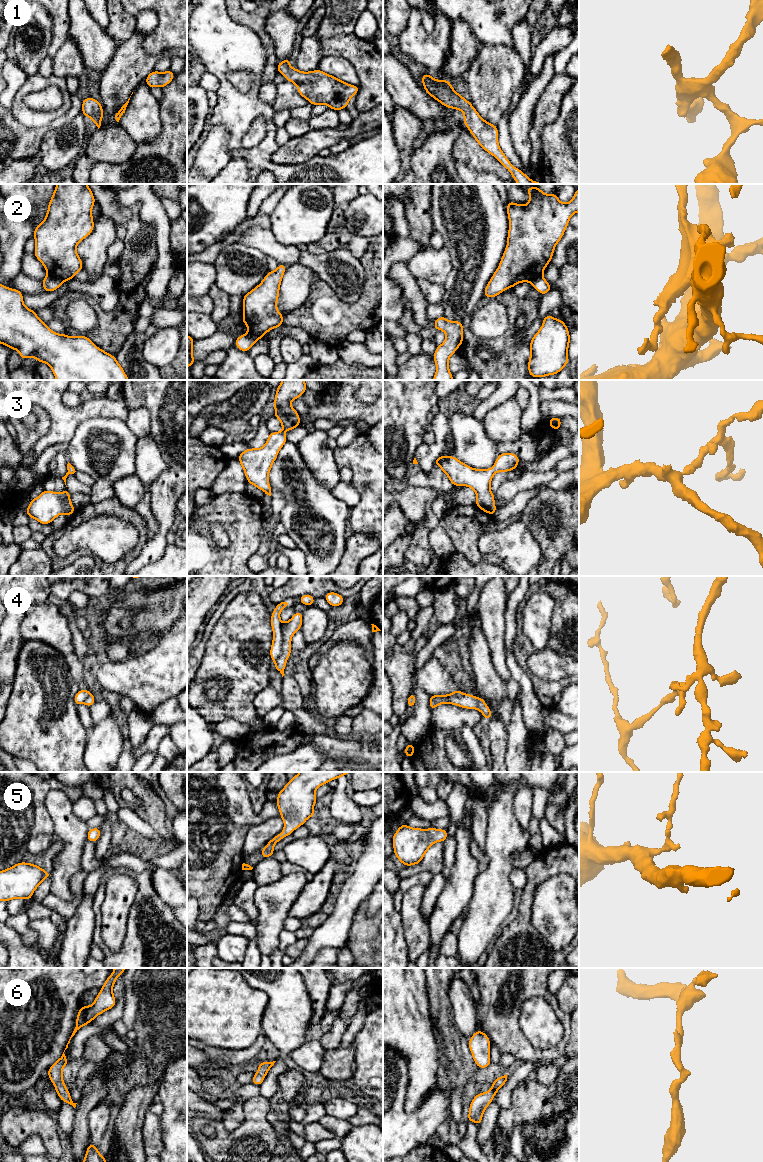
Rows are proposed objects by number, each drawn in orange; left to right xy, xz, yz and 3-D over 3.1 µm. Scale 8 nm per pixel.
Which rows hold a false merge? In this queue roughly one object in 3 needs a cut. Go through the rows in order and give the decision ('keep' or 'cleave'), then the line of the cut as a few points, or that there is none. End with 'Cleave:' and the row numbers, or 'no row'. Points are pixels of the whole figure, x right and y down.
1: keep; no cut
2: cleave; cut in xy along (48, 274), (62, 282)
3: keep; no cut
4: cleave; cut in xz along (283, 623), (282, 653), (274, 661)
5: keep; no cut
6: keep; no cut
Cleave: 2, 4

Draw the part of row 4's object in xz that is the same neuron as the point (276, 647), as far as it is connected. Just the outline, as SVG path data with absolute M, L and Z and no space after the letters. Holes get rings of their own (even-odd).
M284 600L275 605L275 610L271 613L271 627L273 631L273 641L270 649L270 657L272 661L276 661L282 654L283 631L282 622L280 620L280 612L291 604L289 600Z

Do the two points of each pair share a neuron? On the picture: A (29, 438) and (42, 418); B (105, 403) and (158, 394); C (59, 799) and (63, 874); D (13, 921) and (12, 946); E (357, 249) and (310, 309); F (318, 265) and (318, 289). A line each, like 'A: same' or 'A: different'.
A: same
B: different
C: same
D: different
E: different
F: different

